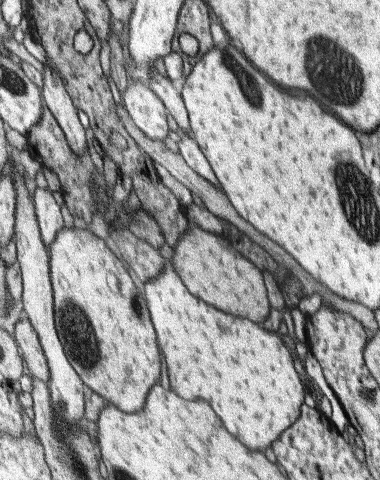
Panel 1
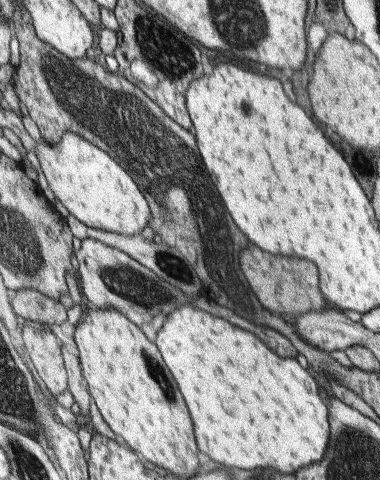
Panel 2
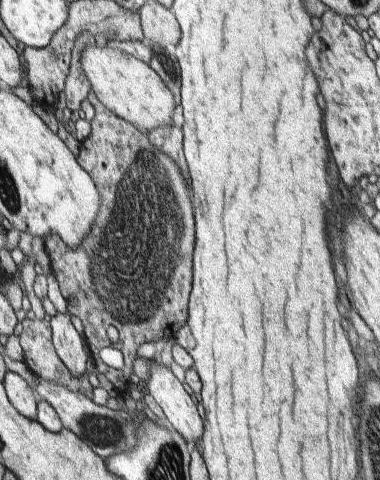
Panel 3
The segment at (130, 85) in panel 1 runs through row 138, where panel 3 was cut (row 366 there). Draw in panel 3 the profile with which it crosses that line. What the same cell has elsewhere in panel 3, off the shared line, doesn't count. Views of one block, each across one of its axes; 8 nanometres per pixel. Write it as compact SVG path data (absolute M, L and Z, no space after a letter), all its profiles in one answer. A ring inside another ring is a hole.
M163 364L151 366L143 392L151 394L151 398L163 410L167 426L179 432L187 444L193 446L195 442L203 440L205 422L201 422L195 402L185 392L181 382L171 374L171 370L167 370Z

